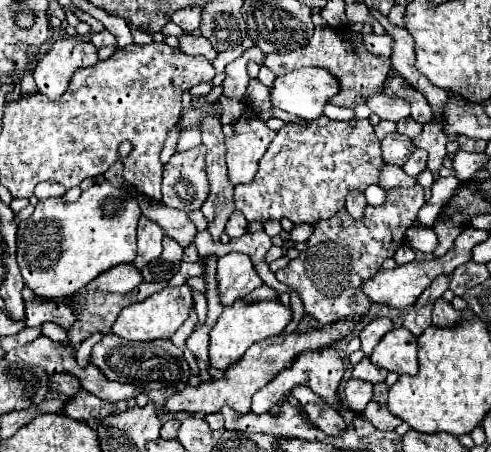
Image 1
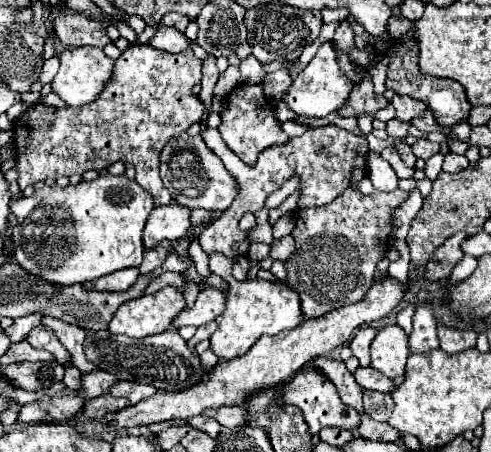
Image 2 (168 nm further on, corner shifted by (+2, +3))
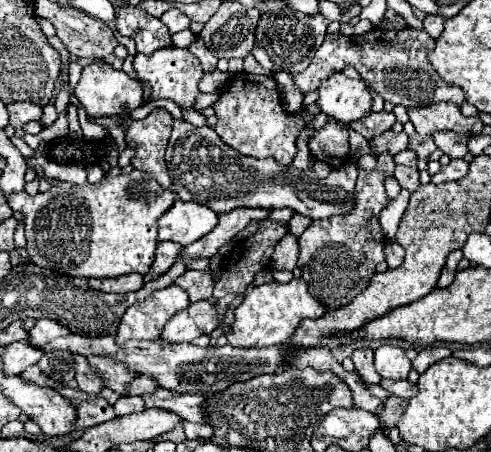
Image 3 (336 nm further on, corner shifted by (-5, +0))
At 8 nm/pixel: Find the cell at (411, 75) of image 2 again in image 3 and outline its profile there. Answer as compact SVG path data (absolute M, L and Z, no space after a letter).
M372 29L366 35L326 35L324 43L316 51L310 65L294 75L294 85L302 93L316 91L318 83L332 75L334 71L342 71L346 65L354 65L356 71L364 81L372 85L372 89L384 99L394 105L432 105L432 103L464 103L464 91L456 85L436 83L436 71L432 63L426 59L426 53L434 47L434 39L424 29L402 29L402 31L386 31L386 29Z

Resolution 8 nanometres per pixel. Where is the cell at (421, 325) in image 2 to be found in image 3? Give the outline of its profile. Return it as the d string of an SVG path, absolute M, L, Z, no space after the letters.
M424 347L420 353L418 353L418 357L412 361L412 367L418 371L418 373L422 373L422 371L426 371L432 363L436 363L436 361L440 361L440 359L444 359L444 357L450 357L452 355L452 351L448 349L448 347Z

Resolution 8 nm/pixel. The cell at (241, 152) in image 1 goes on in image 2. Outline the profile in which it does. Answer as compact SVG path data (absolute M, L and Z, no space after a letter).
M239 84L235 86L225 100L225 108L221 112L221 126L219 126L221 138L227 144L231 152L235 152L245 164L253 166L257 162L257 156L271 146L287 144L289 136L281 130L281 122L275 118L271 102L263 94L261 84Z

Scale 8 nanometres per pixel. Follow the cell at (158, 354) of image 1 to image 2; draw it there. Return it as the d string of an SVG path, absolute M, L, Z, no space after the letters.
M109 330L89 332L85 338L85 356L101 370L115 374L119 380L151 384L159 392L181 392L205 380L211 372L203 370L199 354L189 350L187 342L179 336L177 330L165 330L141 340L129 336L113 336Z

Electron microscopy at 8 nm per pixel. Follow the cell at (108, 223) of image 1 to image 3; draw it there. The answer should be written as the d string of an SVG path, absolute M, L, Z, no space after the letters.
M134 169L130 175L104 177L96 185L90 183L72 185L58 181L46 193L38 193L34 197L20 191L12 195L12 199L8 199L8 205L12 207L12 211L20 211L24 215L26 251L34 265L48 267L70 277L108 279L108 277L128 275L134 271L140 275L148 273L158 243L156 219L164 211L168 211L168 207L172 207L174 201L176 201L176 193L162 189L150 175L144 175L142 171Z

